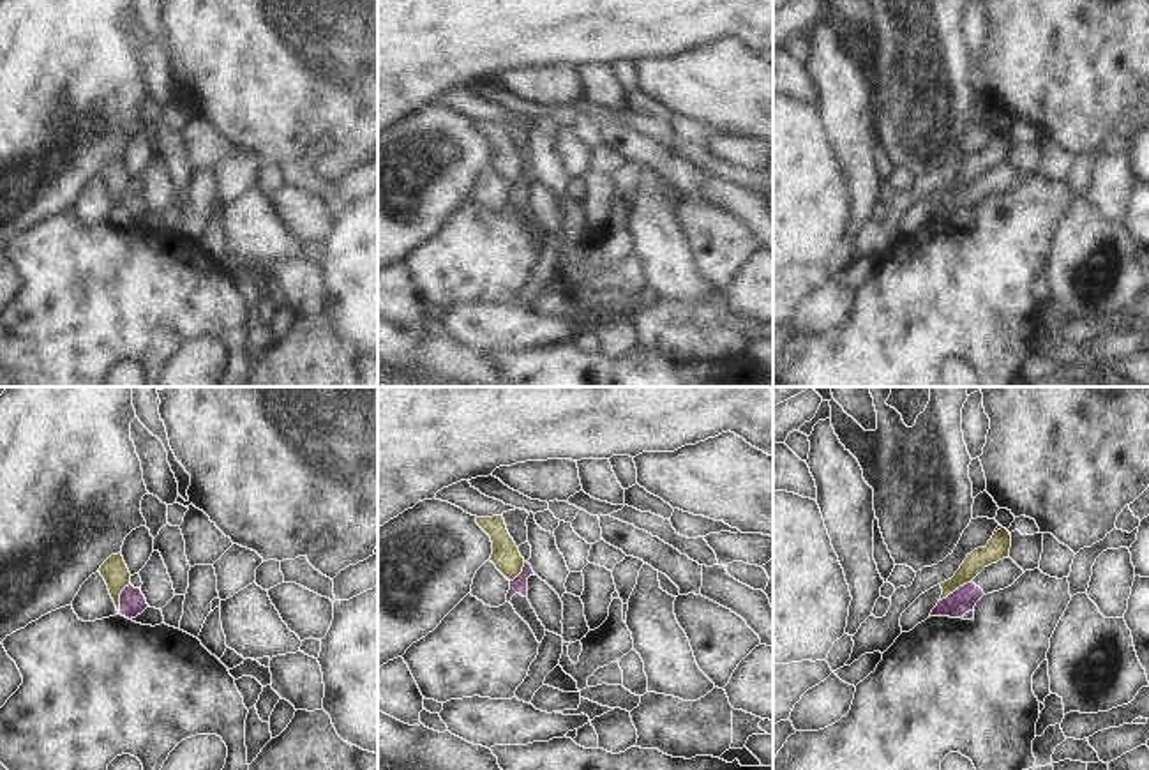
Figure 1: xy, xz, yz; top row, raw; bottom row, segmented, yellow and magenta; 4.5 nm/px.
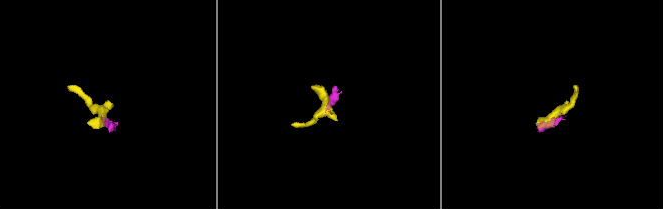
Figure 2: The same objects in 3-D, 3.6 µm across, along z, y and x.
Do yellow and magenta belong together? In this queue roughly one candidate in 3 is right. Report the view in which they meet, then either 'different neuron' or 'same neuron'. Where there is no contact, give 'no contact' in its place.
yz | different neuron

